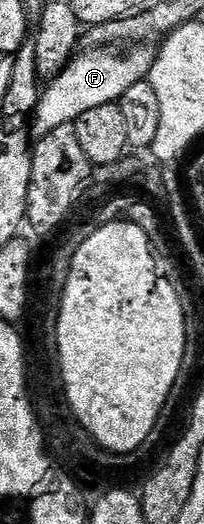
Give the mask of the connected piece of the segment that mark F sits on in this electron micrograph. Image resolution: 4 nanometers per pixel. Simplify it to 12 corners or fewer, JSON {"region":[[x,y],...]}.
{"region":[[155,46],[79,52],[41,90],[35,138],[147,80]]}

